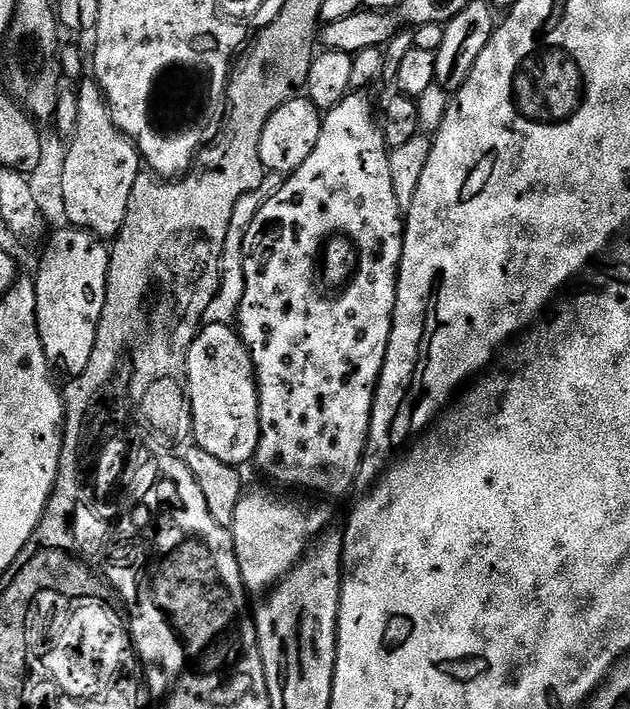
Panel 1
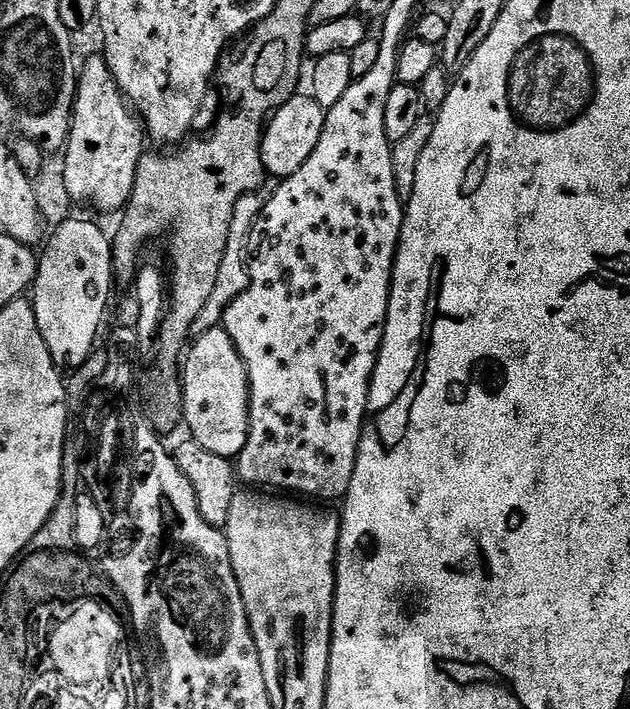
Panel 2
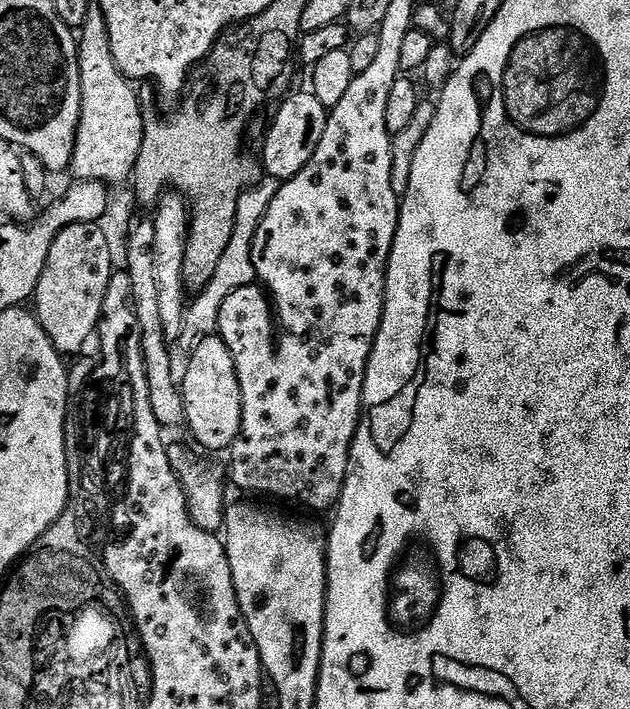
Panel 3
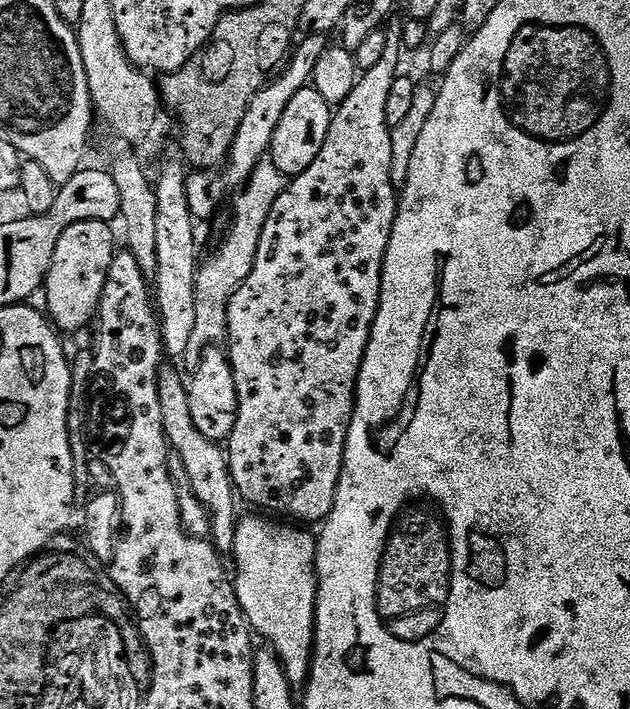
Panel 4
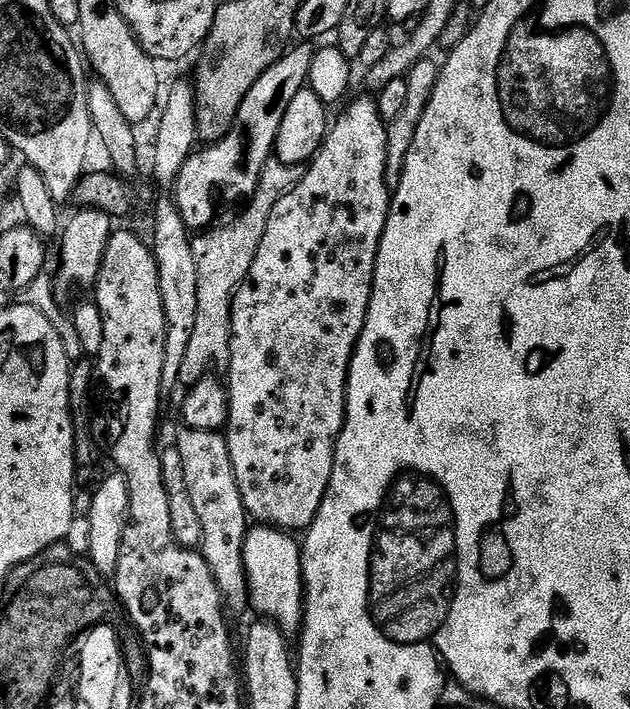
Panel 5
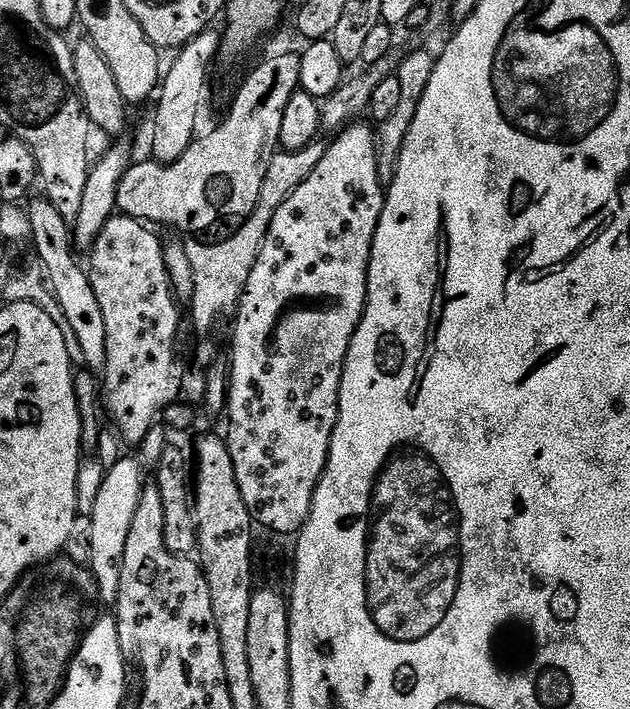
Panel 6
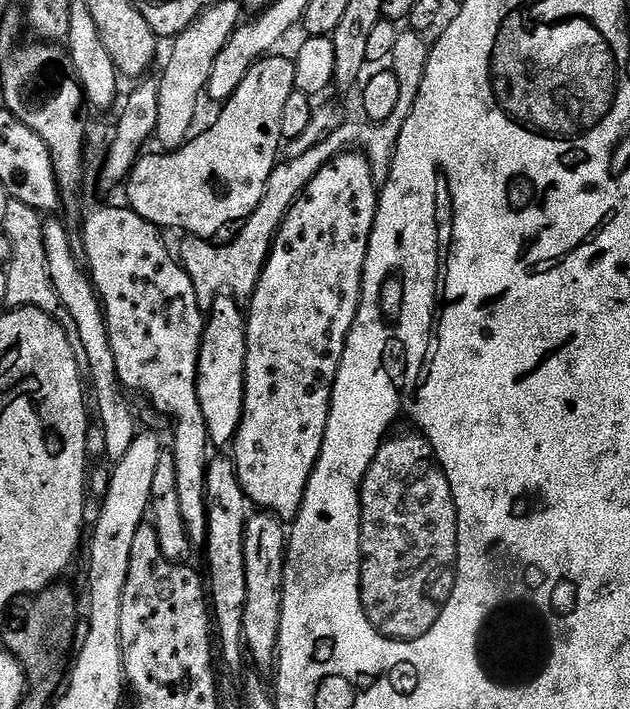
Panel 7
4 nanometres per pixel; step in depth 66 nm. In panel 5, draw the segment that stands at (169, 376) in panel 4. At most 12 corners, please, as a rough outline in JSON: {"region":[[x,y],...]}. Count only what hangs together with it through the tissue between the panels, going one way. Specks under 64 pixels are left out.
{"region":[[183,429],[198,549],[233,617],[249,611],[250,517],[227,439]]}

